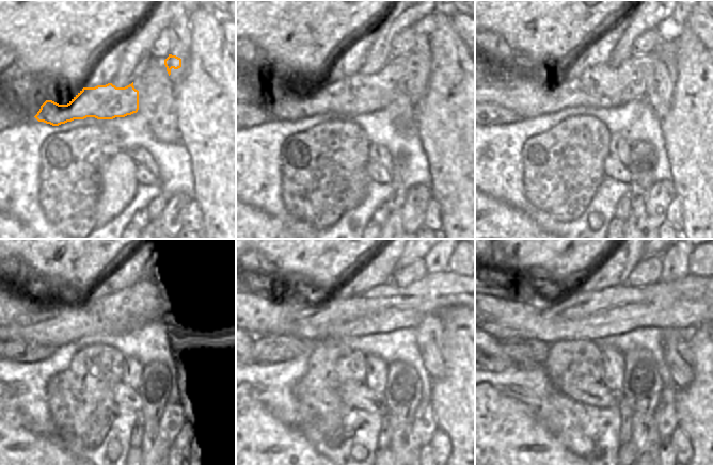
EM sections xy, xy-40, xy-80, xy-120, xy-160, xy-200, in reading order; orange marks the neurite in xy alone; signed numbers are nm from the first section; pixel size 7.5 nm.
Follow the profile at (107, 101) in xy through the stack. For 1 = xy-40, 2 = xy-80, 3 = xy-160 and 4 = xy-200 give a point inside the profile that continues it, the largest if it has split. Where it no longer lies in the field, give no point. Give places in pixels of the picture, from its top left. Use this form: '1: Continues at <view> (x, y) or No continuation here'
1: Continues at xy-40 (359, 94)
2: Continues at xy-80 (602, 85)
3: Continues at xy-160 (437, 291)
4: Continues at xy-200 (577, 304).

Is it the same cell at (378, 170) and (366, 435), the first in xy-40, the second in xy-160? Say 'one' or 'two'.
two

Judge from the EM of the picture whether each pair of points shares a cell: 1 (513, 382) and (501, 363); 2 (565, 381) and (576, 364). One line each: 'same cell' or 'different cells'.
1: different cells
2: different cells

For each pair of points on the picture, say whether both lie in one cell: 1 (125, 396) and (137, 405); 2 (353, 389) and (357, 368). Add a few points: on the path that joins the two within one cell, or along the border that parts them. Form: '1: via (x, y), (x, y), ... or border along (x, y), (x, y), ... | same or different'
1: via (128, 399), (133, 402) | same
2: border along (364, 381), (348, 381), (339, 389), (345, 404) | different

